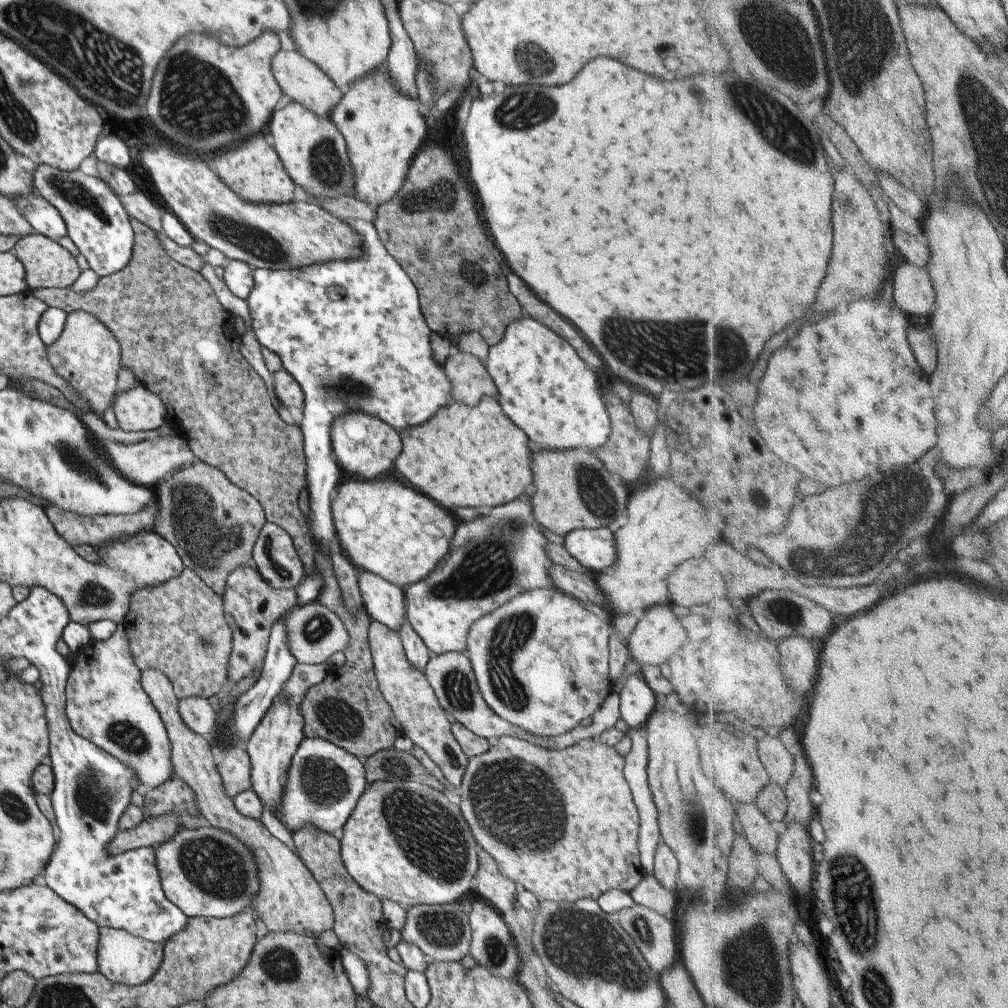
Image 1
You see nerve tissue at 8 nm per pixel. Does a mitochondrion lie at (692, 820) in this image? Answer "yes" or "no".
yes

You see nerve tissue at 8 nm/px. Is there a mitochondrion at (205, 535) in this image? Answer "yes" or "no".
yes

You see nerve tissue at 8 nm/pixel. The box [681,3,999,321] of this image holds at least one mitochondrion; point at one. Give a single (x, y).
(788, 44)

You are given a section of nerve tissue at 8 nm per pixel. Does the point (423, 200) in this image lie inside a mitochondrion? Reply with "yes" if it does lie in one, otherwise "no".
yes

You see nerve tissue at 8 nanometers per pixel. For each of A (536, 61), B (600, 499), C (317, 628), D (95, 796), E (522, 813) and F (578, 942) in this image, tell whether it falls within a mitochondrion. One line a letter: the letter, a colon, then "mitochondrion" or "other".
A: mitochondrion
B: mitochondrion
C: mitochondrion
D: mitochondrion
E: mitochondrion
F: mitochondrion

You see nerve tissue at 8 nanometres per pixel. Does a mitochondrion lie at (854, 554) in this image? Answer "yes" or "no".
yes

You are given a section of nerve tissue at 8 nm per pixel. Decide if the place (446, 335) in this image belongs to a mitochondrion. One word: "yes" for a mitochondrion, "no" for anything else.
no

